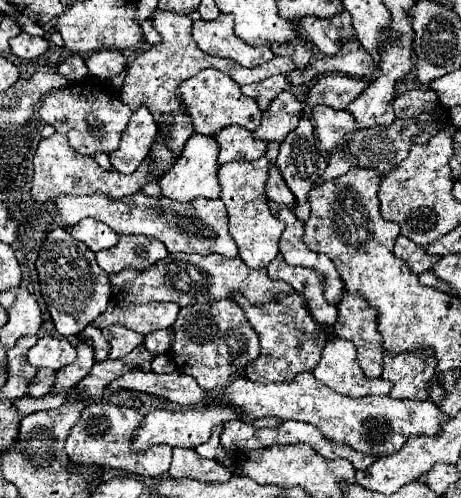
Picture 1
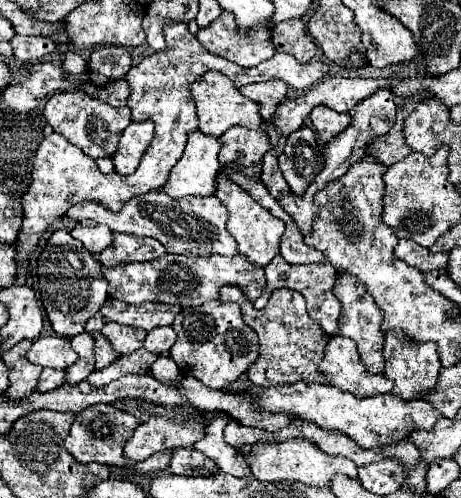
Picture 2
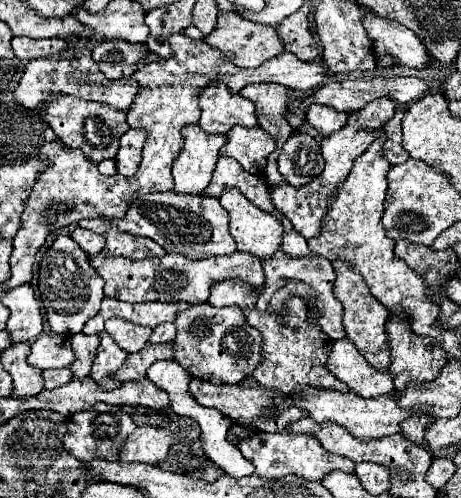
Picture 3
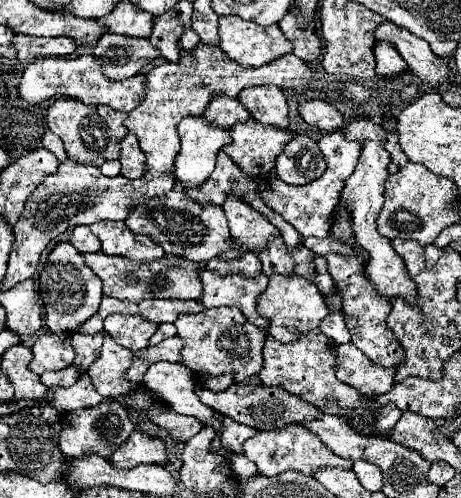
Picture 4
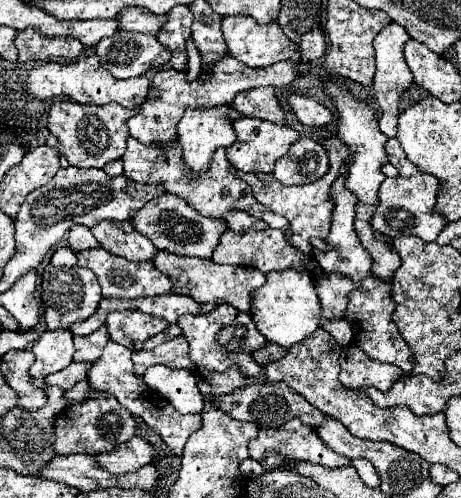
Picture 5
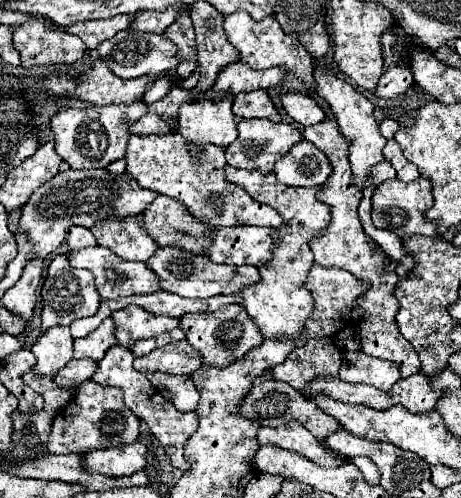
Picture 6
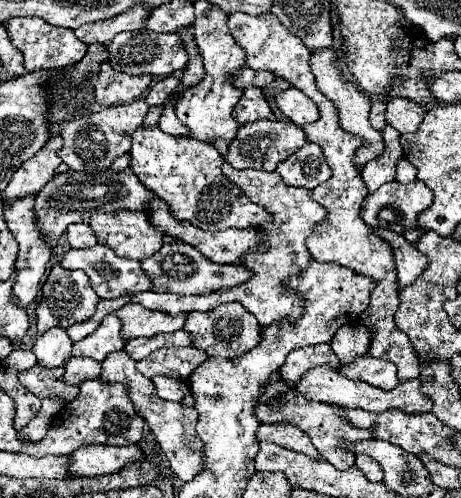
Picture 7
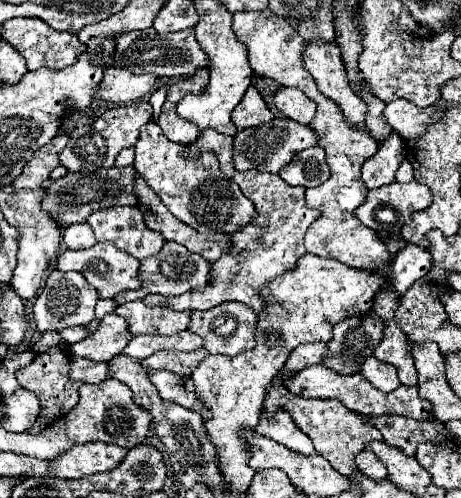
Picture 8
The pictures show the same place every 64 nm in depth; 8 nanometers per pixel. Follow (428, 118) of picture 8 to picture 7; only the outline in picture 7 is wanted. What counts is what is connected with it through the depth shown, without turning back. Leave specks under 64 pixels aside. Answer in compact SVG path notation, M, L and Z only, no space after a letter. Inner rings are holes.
M394 98L388 102L386 108L386 122L394 126L400 134L412 134L418 130L426 108L414 104L406 98Z

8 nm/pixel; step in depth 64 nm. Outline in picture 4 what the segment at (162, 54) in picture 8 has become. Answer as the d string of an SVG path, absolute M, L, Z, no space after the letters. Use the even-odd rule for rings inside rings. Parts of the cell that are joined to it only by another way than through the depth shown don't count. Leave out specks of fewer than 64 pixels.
M104 34L94 48L94 56L100 60L108 78L124 80L142 74L146 64L160 58L162 54L150 44L148 38Z

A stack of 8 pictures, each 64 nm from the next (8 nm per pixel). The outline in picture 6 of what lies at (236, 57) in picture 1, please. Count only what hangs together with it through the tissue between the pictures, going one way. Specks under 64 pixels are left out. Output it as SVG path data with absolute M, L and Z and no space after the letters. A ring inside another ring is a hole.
M234 12L234 14L226 16L224 30L228 34L228 40L240 50L240 62L244 62L244 64L248 64L250 68L256 68L256 70L266 70L266 68L278 66L284 72L292 72L306 86L308 96L318 98L316 88L314 88L314 76L312 76L312 70L314 70L312 56L308 54L308 50L296 38L284 34L284 30L280 28L280 24L276 22L274 16L254 20L246 12Z

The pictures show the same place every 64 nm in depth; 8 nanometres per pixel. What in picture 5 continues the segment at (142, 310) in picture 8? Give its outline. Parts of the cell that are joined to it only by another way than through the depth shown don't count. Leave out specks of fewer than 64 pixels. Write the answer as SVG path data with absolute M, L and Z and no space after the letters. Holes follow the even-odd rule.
M126 310L126 312L112 312L106 320L106 326L114 342L136 352L148 338L164 332L170 324L162 318L144 314L140 310Z

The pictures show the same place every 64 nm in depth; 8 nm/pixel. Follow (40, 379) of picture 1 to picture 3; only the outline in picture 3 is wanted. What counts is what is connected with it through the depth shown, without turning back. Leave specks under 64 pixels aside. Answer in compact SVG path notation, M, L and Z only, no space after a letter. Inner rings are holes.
M62 368L62 370L46 370L44 372L44 388L56 388L56 386L64 386L72 380L72 370L70 368Z

